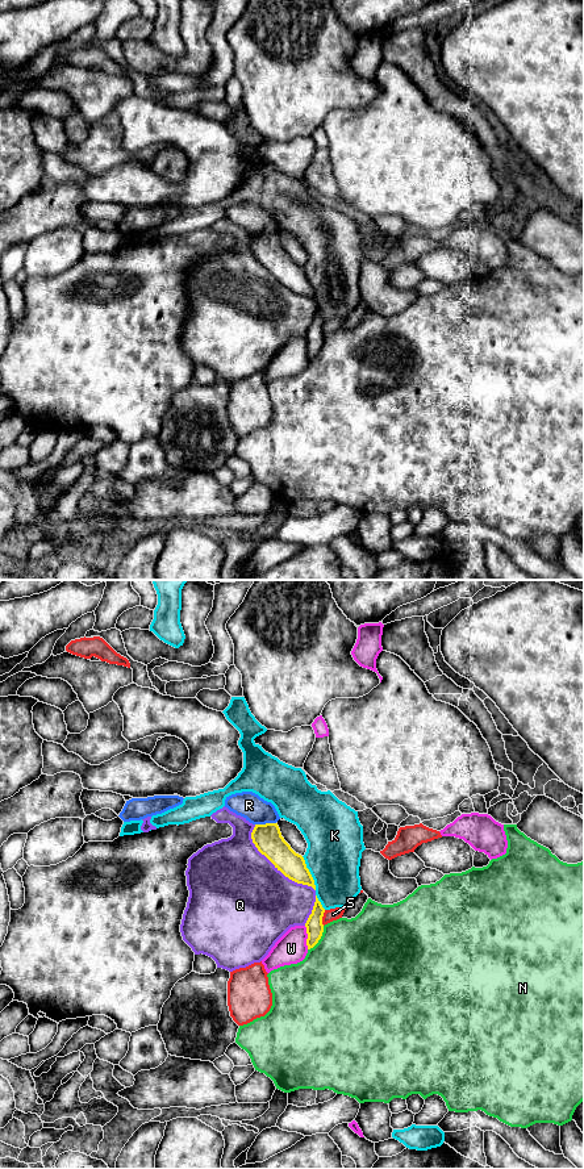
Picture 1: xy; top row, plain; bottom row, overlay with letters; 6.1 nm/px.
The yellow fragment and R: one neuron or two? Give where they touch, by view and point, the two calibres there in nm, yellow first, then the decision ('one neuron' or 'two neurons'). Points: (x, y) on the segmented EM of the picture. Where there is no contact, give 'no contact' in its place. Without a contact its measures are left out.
xy (265, 825) | 180/160 nm | two neurons

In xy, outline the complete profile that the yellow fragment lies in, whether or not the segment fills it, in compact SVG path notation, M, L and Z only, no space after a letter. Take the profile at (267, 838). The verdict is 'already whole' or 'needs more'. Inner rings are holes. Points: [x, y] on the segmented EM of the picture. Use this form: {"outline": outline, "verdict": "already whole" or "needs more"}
{"outline": "M278 823L255 824L251 839L258 851L285 877L316 890L314 880L304 857L284 840Z", "verdict": "already whole"}

